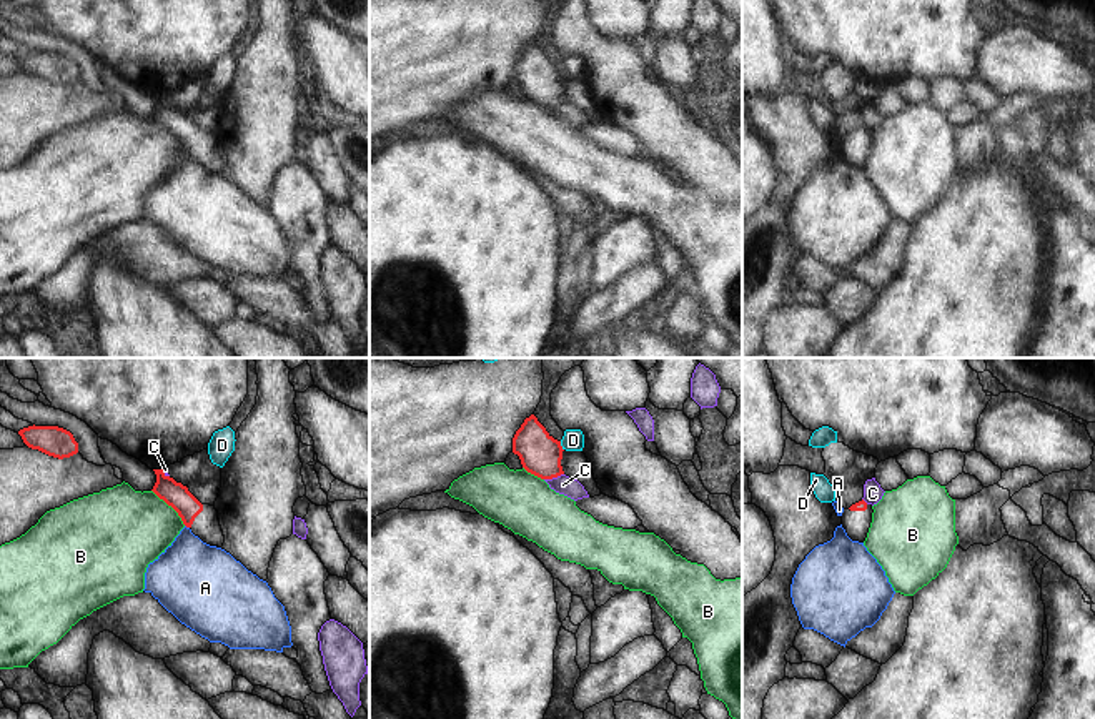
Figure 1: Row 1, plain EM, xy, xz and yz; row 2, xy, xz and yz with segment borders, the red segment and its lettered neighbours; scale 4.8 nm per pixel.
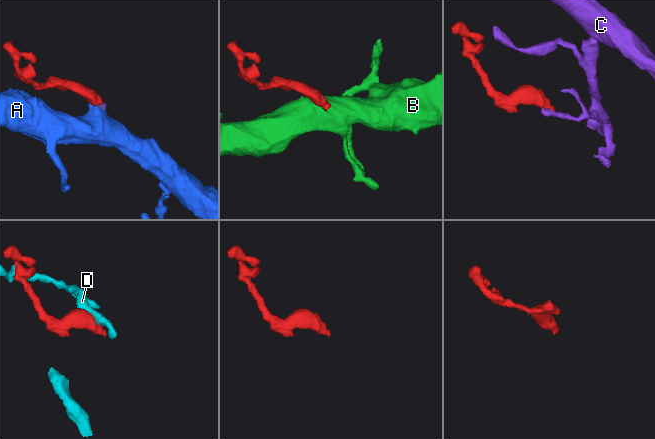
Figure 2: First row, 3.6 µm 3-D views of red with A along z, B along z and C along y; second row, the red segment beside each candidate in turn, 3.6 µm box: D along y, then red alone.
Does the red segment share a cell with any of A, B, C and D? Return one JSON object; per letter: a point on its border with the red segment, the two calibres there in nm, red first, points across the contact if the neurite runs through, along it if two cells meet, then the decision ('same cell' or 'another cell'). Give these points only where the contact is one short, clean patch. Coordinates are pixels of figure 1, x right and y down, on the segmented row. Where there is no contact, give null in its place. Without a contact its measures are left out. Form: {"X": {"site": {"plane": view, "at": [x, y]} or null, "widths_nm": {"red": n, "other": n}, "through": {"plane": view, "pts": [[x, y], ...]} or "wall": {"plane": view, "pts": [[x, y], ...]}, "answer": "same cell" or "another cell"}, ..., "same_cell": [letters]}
{"A": {"site": {"plane": "xy", "at": [187, 526]}, "widths_nm": {"red": 120, "other": 360}, "wall": {"plane": "xy", "pts": [[185, 525], [188, 528]]}, "answer": "another cell"}, "B": {"site": {"plane": "xy", "at": [170, 505]}, "widths_nm": {"red": 120, "other": 400}, "wall": {"plane": "xy", "pts": [[152, 490], [185, 525]]}, "answer": "another cell"}, "C": {"site": {"plane": "xz", "at": [553, 476]}, "widths_nm": {"red": 200, "other": 90}, "wall": {"plane": "xz", "pts": [[563, 473], [545, 480]]}, "answer": "another cell"}, "D": {"site": {"plane": "xz", "at": [561, 446]}, "widths_nm": {"red": 200, "other": 110}, "wall": {"plane": "xz", "pts": [[559, 441], [563, 450]]}, "answer": "another cell"}, "same_cell": []}

